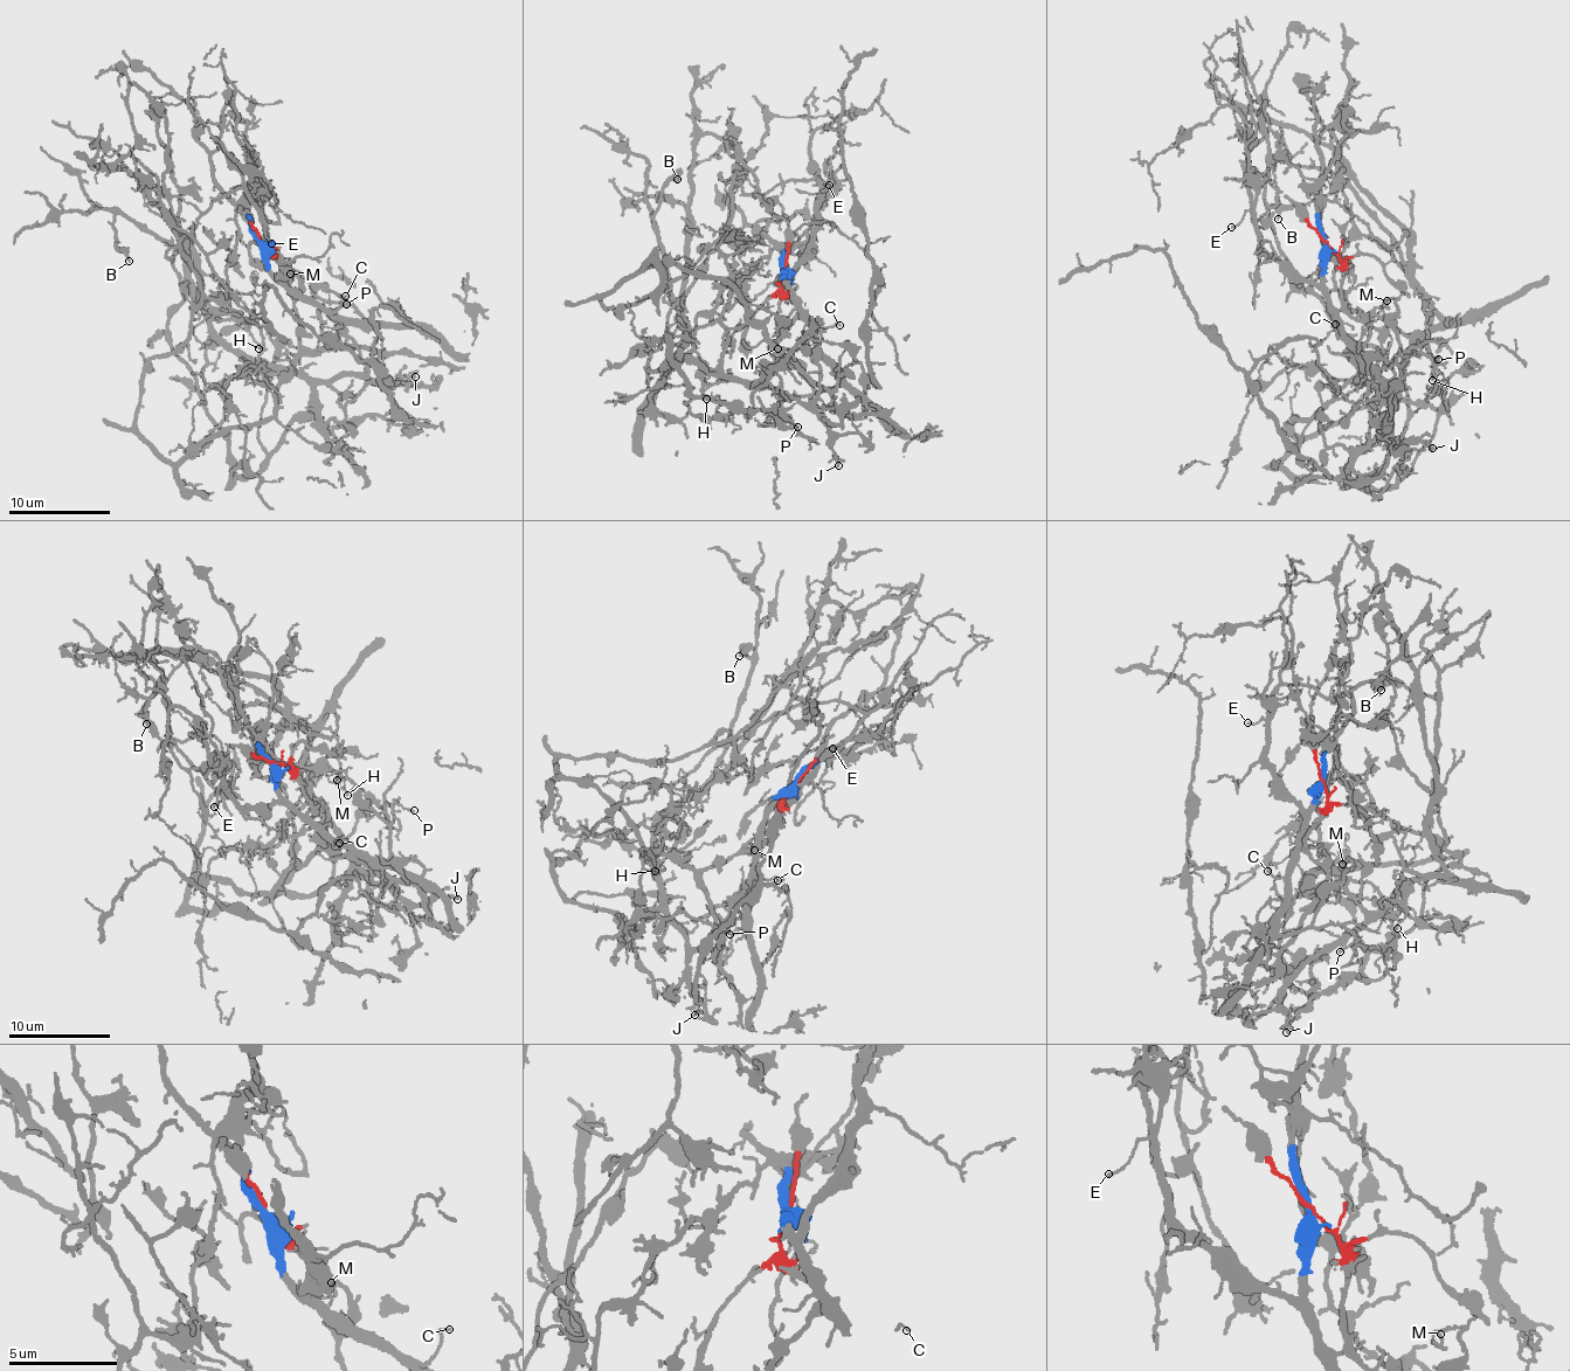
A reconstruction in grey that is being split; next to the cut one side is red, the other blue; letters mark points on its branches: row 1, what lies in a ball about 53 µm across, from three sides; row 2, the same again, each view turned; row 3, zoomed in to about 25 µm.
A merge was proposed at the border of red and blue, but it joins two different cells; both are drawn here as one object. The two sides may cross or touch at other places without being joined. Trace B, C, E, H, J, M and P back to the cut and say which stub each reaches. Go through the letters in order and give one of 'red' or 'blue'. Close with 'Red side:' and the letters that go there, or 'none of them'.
B: red
C: blue
E: blue
H: red
J: red
M: blue
P: blue
Red side: B, H, J

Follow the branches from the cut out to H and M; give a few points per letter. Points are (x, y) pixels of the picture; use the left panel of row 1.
H: (258, 240), (298, 277), (292, 371), (269, 387), (258, 358), (236, 354), (211, 324), (236, 318), (258, 350)
M: (257, 240), (272, 275), (330, 312), (371, 322), (289, 268), (281, 276), (289, 281), (291, 274)

